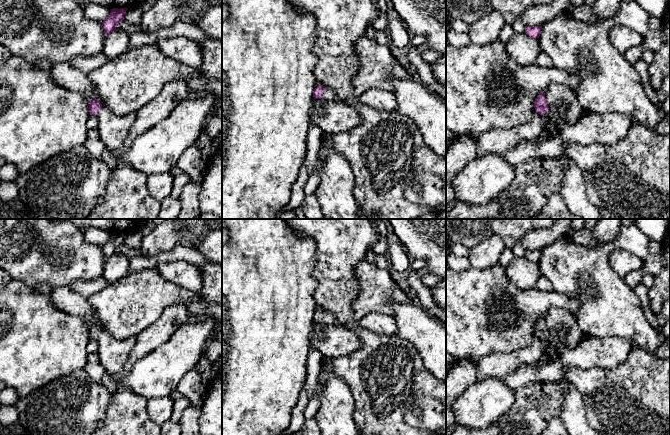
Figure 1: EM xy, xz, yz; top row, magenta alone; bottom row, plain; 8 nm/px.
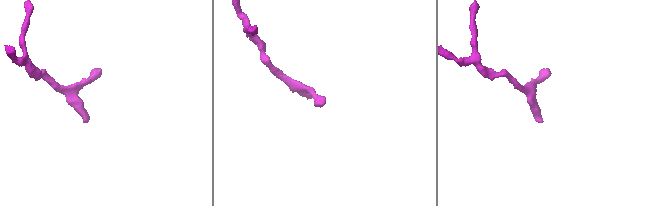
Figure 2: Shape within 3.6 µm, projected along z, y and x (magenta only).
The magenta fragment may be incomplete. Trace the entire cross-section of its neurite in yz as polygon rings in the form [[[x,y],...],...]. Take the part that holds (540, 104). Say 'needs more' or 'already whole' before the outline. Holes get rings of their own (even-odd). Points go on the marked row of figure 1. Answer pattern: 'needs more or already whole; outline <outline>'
needs more; outline [[[540,92],[534,101],[534,108],[538,114],[541,115],[543,121],[549,121],[550,111],[545,98],[545,93]]]

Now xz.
needs more; outline [[[318,86],[317,88],[314,89],[313,91],[313,97],[314,99],[324,99],[326,101],[338,101],[342,102],[335,92],[325,86]]]

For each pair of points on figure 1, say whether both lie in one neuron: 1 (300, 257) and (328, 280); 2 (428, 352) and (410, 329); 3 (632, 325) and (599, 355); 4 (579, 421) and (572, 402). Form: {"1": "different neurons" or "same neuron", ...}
{"1": "different neurons", "2": "same neuron", "3": "different neurons", "4": "same neuron"}

